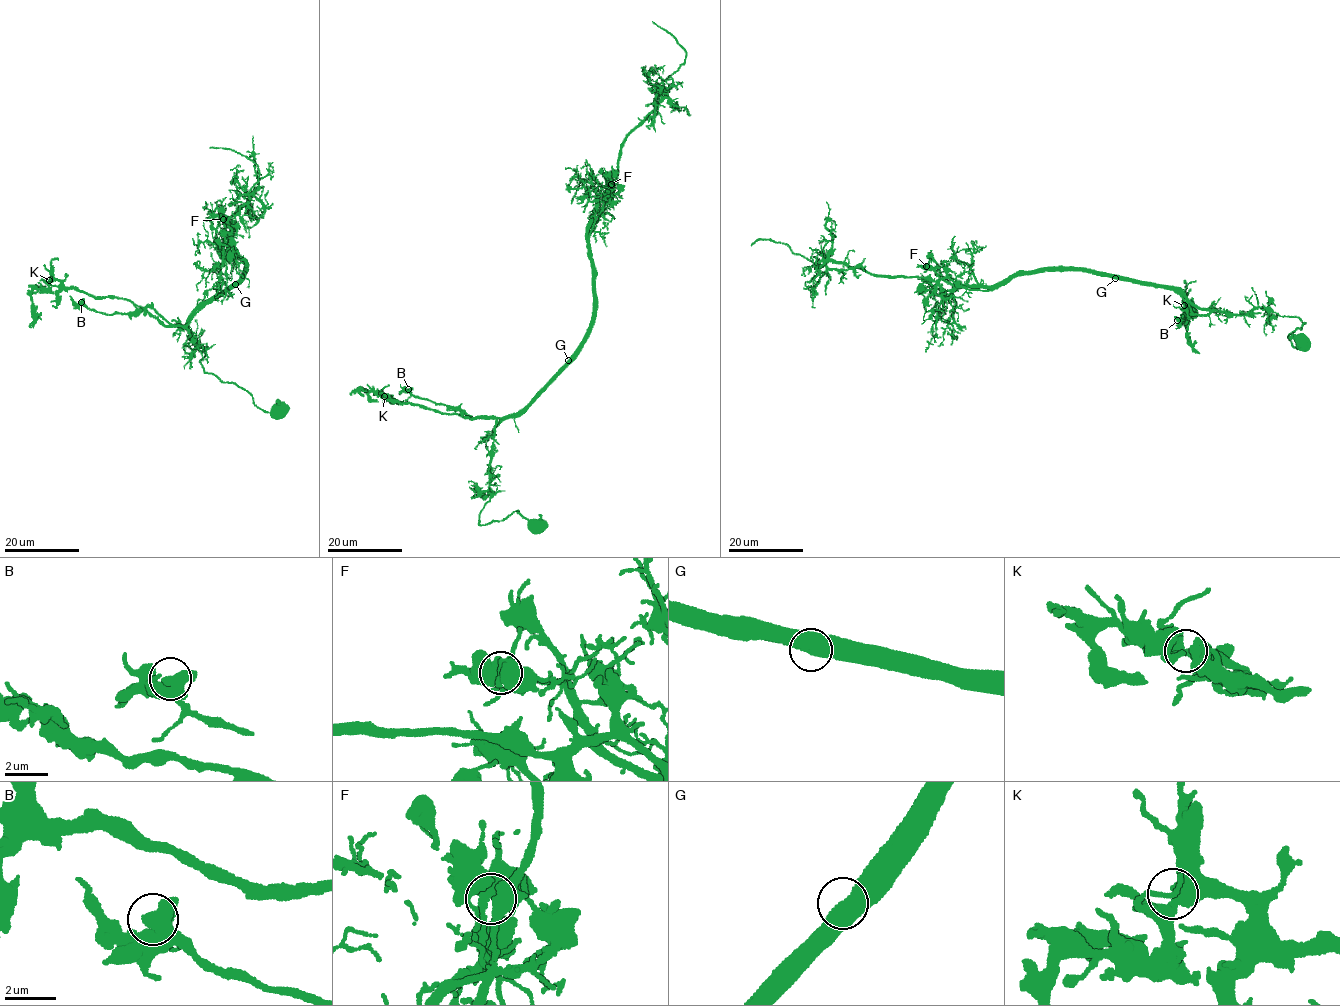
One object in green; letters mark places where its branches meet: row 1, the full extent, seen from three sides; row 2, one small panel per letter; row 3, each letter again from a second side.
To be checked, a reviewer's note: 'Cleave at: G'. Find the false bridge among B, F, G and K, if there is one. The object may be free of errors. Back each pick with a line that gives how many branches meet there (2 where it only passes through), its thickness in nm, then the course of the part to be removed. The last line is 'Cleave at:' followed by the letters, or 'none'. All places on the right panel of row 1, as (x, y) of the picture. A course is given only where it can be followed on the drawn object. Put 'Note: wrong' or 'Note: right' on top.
Note: right
G: 2 | 650 nm | (1115, 278), (1058, 267), (971, 290), (948, 278), (888, 277), (827, 260), (815, 264), (771, 240), (751, 246)
Cleave at: G

